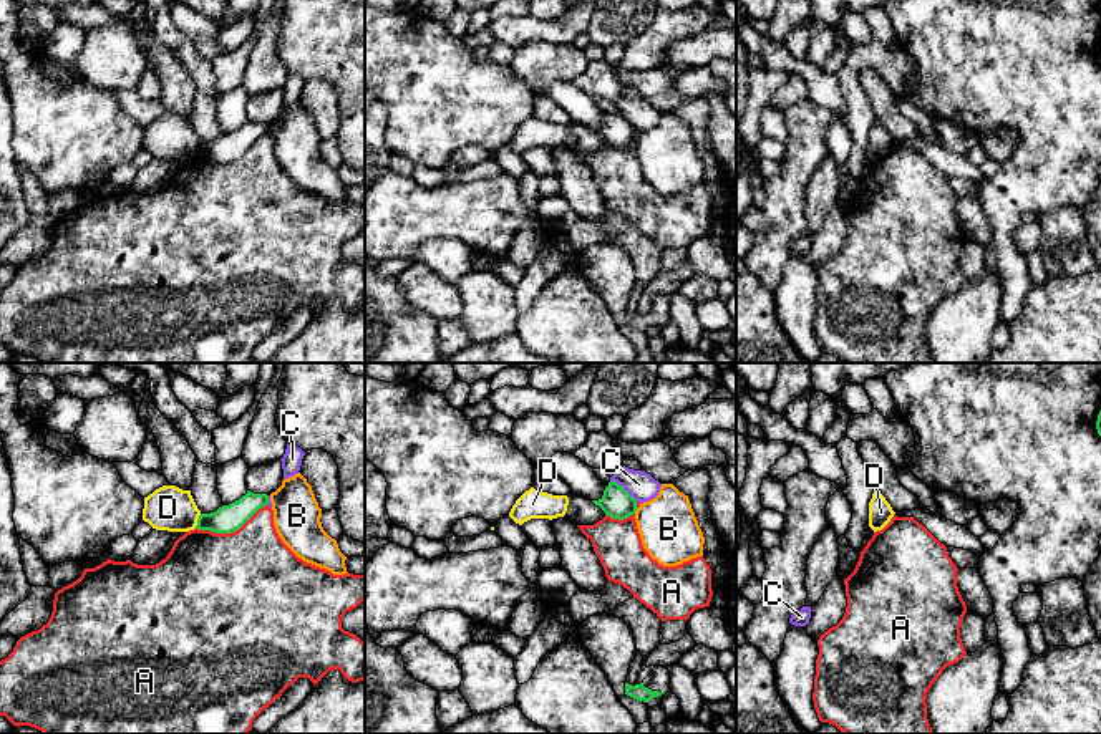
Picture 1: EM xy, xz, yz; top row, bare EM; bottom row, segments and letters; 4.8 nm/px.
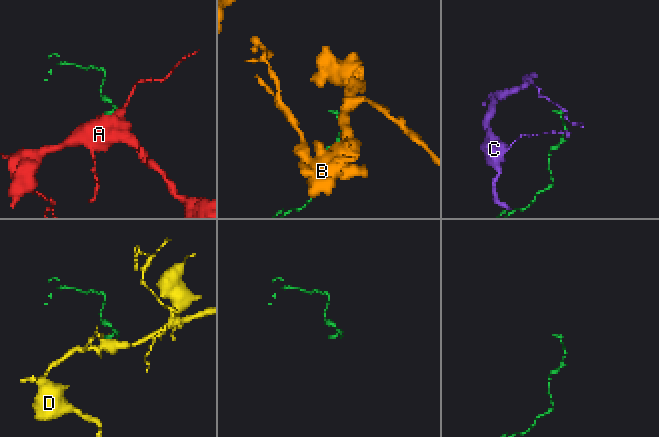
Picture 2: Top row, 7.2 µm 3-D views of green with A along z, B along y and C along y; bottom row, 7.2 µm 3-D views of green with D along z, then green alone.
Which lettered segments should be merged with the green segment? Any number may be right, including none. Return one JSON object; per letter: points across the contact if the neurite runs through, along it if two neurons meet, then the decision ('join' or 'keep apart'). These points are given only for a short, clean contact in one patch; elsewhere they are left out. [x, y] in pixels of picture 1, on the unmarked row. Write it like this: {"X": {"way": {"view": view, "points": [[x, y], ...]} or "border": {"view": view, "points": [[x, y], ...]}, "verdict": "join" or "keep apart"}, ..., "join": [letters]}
{"A": {"verdict": "keep apart"}, "B": {"verdict": "keep apart"}, "C": {"border": {"view": "xz", "points": [[611, 108], [637, 130]]}, "verdict": "keep apart"}, "D": {"border": {"view": "xy", "points": [[201, 143], [194, 156]]}, "verdict": "keep apart"}, "join": []}

